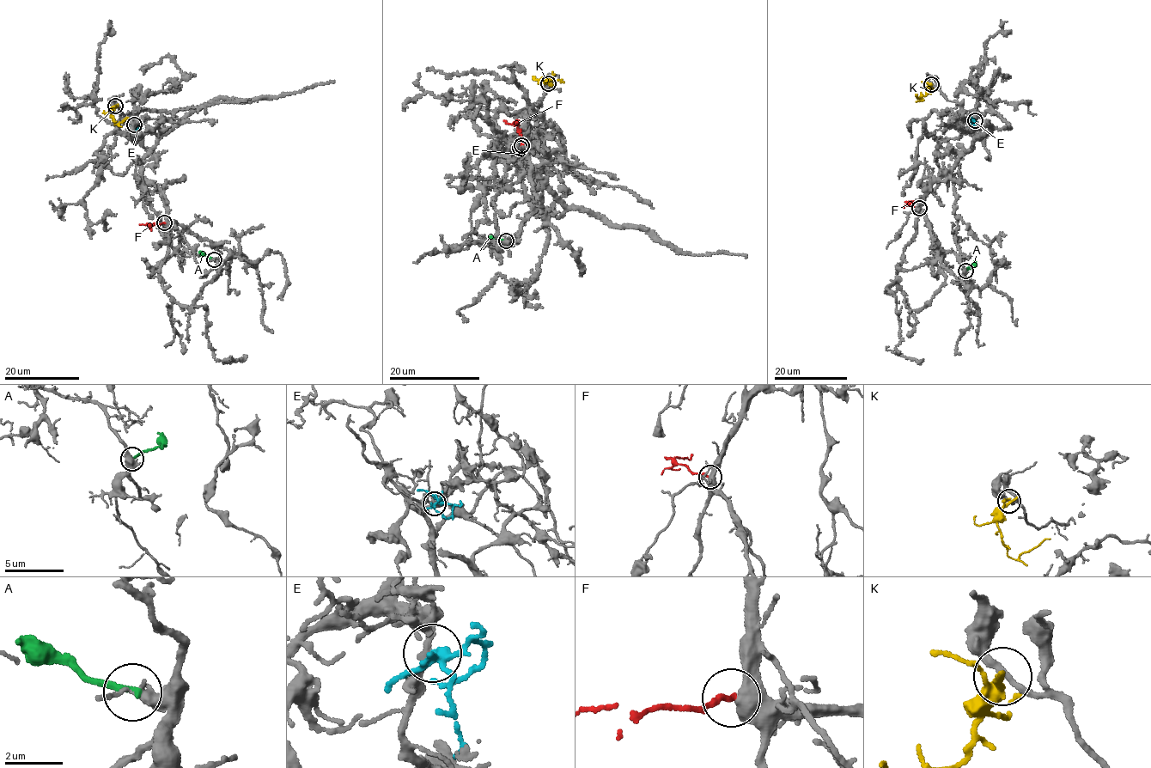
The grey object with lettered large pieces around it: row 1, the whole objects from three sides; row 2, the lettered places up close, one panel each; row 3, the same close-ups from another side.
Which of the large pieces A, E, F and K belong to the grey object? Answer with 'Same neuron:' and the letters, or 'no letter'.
Same neuron: no letter

